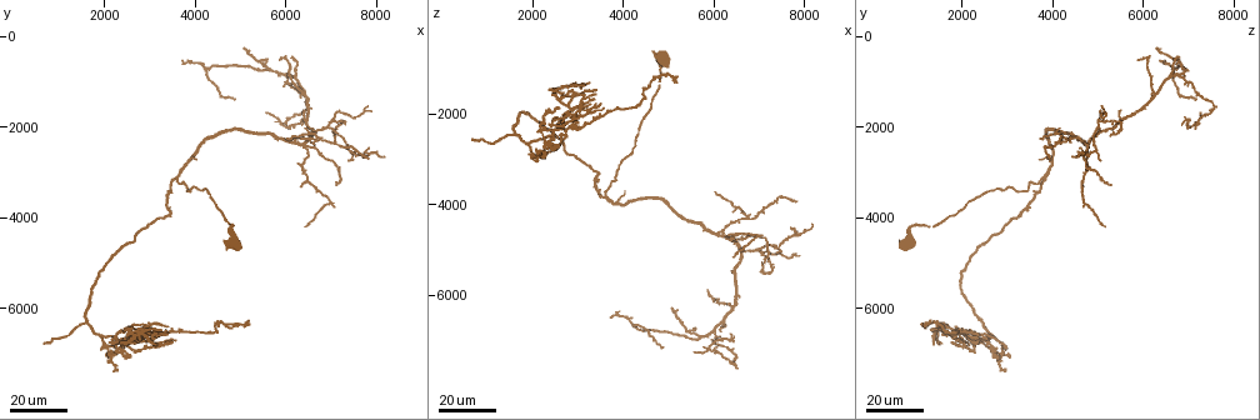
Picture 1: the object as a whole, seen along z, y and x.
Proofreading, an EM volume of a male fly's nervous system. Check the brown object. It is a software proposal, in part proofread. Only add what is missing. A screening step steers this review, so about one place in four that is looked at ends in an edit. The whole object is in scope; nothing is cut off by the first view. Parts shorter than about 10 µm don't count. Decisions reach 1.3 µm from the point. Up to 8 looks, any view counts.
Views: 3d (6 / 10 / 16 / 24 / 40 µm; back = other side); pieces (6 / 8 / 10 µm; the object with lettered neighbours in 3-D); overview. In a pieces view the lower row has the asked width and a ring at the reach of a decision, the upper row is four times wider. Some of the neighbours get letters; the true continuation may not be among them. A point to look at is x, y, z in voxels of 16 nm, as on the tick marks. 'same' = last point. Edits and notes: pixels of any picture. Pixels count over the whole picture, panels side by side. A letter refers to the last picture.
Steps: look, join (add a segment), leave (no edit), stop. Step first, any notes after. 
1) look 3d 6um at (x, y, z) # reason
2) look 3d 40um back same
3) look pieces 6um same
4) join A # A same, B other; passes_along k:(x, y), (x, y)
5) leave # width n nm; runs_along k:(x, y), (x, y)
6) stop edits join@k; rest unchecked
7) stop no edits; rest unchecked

look 3d 24um at (650, 6750, 2600) # branch stops here

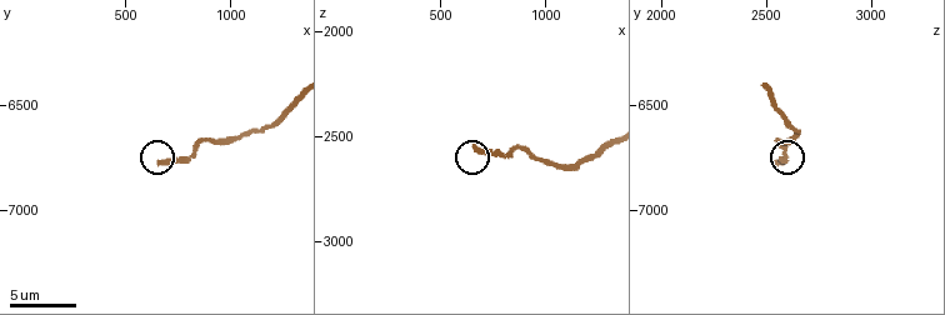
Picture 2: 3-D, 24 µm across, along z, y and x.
look pieces 10um at (680, 6770, 2550)

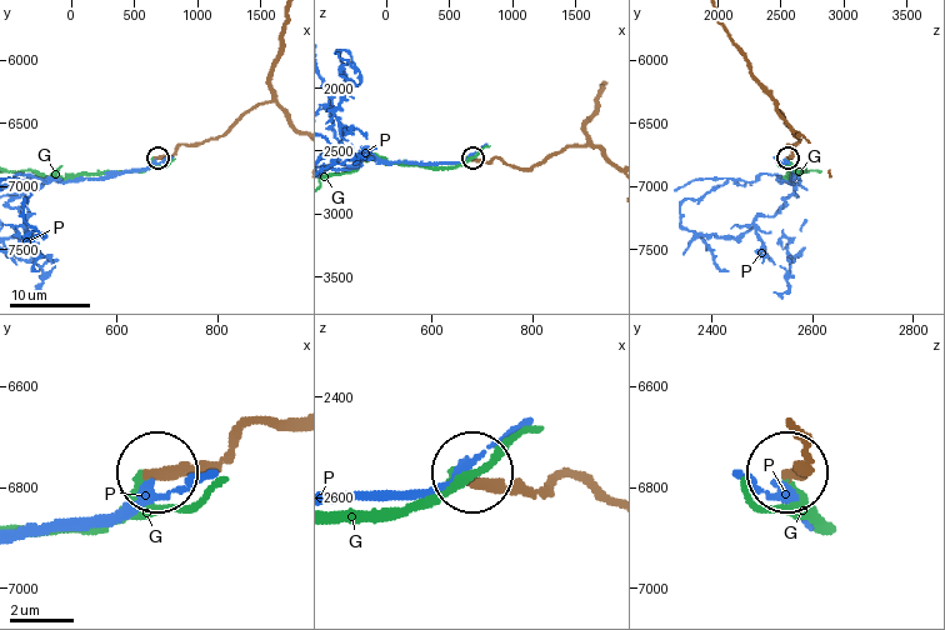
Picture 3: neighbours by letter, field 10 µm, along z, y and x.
join G # width 320 nm; G same, P other; the neuron continues

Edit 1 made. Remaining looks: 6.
look overview

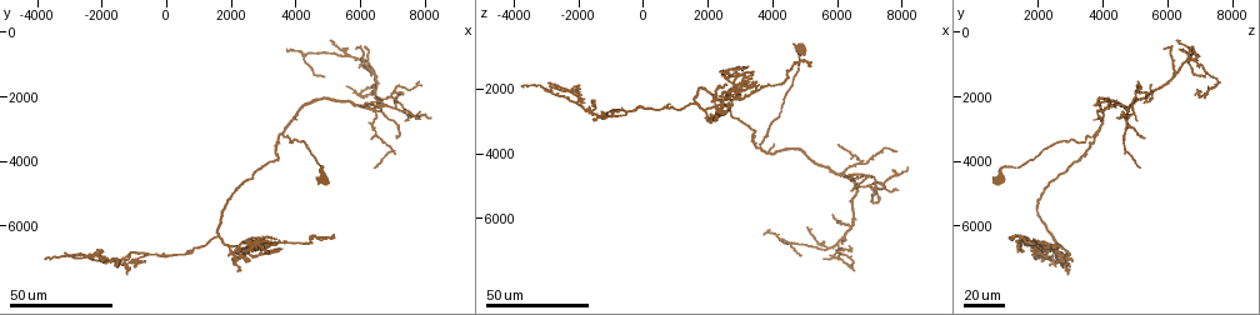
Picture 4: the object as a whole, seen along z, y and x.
look 3d 24um at (-2000, 6700, 1900) # branch stops here

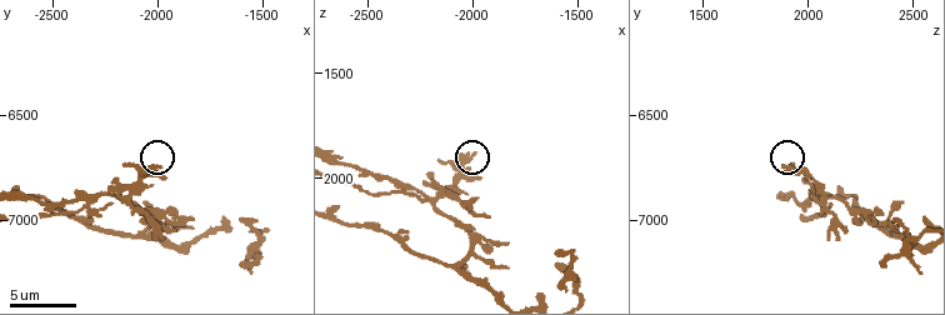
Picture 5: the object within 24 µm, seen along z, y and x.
look pieces 10um at (-2000, 6760, 1890)

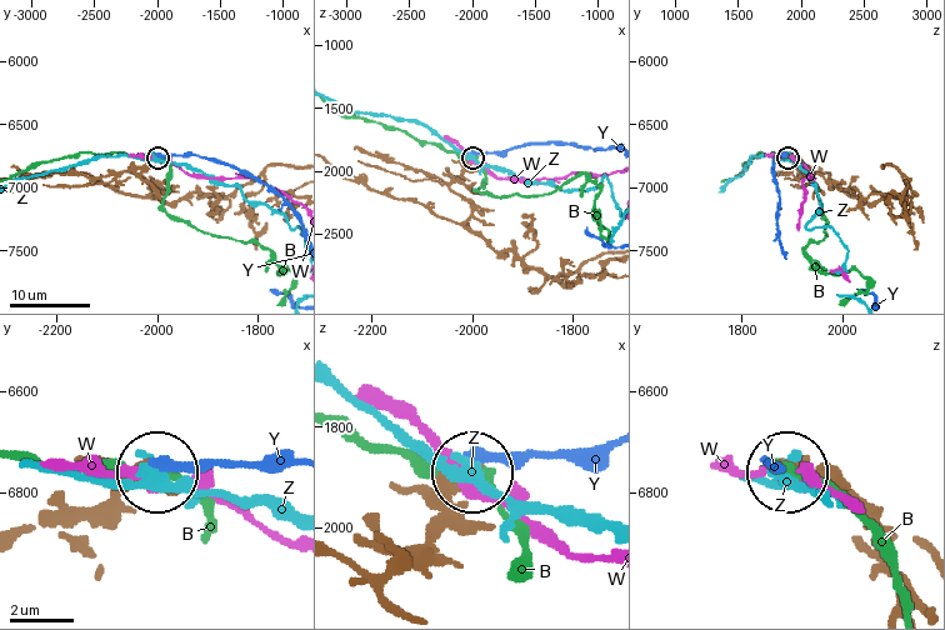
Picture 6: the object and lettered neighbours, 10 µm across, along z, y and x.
leave # width 260 nm; B other, W other, Y other, Z other; runs_along 6:(400, 608), (386, 584), (433, 535), (470, 474); none of them fits

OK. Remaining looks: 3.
look 3d 24um at (-600, 7000, 2700) # long arm stops here

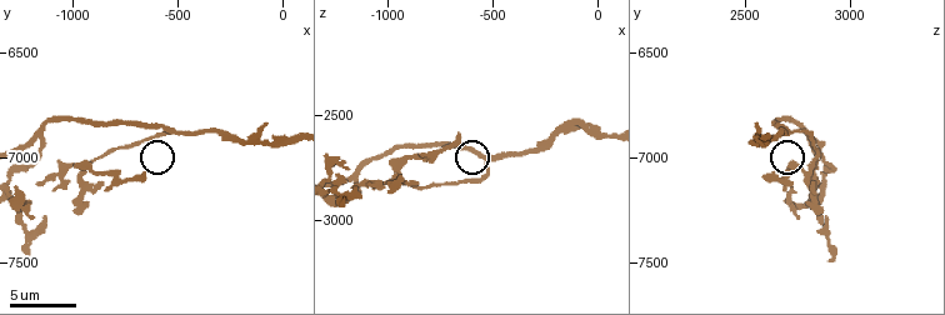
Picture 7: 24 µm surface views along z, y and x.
look pieces 10um at (-680, 7100, 2580)

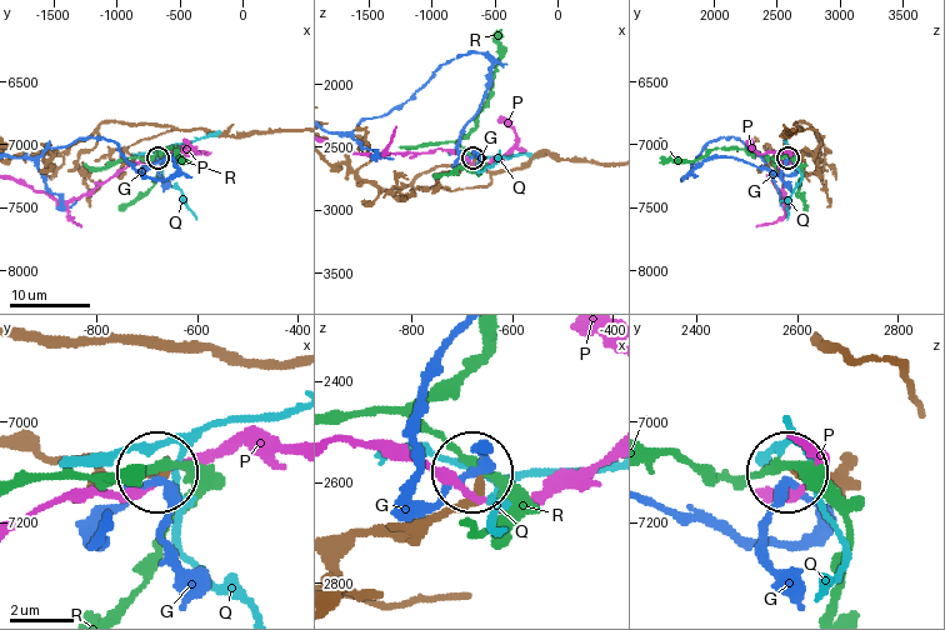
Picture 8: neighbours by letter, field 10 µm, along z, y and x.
leave # width 230 nm; G other, P other, Q other, R other; none of them fits

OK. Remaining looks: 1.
stop edits join@3; rest unchecked

